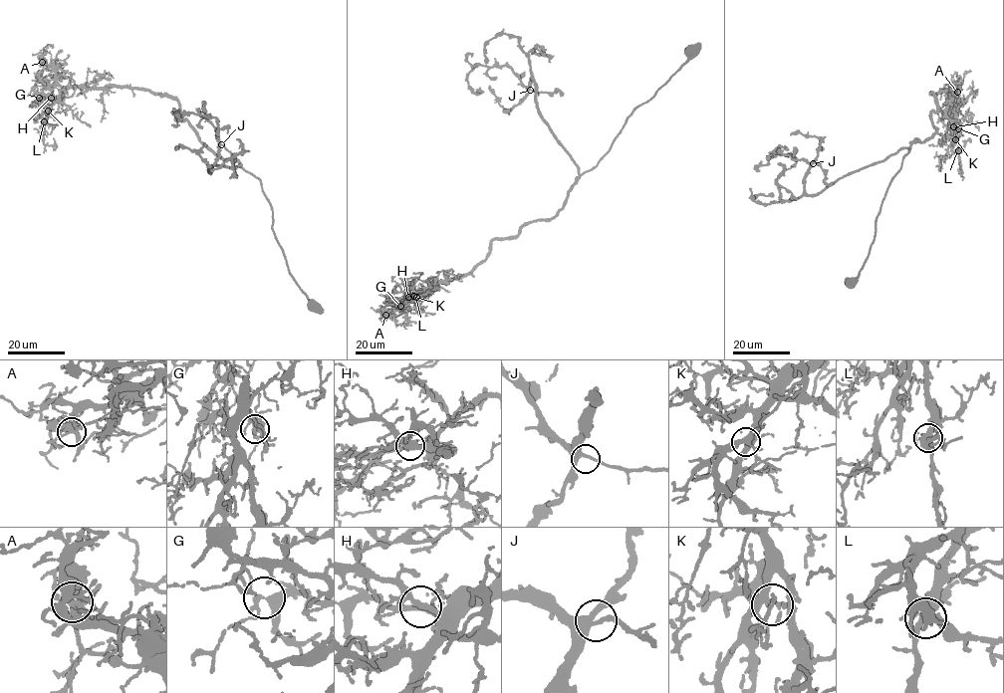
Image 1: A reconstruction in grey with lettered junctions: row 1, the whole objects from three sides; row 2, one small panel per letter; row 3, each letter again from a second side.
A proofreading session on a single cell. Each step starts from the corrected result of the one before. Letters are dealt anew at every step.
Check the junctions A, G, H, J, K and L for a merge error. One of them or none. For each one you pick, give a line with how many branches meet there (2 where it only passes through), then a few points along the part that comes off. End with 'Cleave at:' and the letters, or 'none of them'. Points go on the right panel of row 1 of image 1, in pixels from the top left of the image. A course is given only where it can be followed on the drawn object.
A: 6 branches meet; foreign part runs (957, 92), (958, 98), (952, 96), (955, 102), (950, 115), (953, 117), (954, 129), (950, 132)
Cleave at: A

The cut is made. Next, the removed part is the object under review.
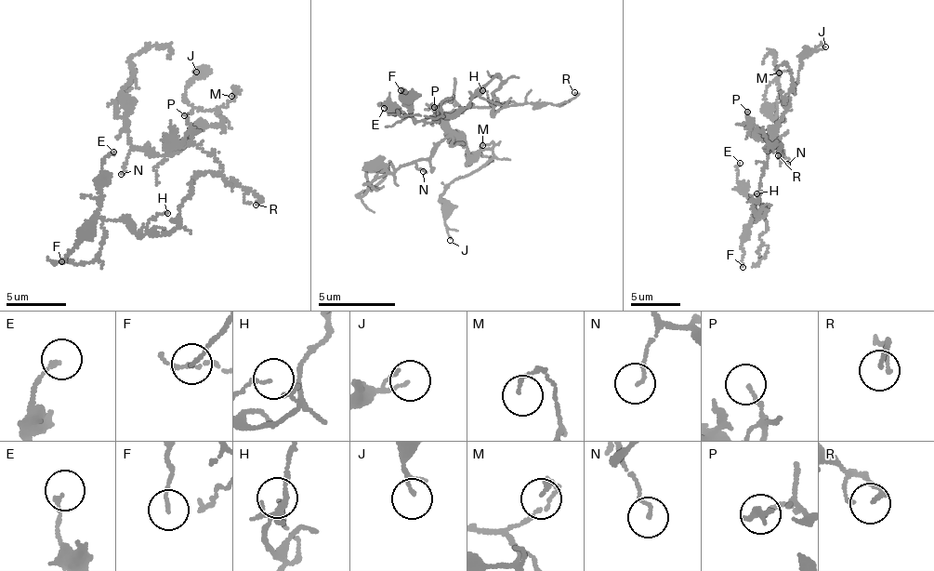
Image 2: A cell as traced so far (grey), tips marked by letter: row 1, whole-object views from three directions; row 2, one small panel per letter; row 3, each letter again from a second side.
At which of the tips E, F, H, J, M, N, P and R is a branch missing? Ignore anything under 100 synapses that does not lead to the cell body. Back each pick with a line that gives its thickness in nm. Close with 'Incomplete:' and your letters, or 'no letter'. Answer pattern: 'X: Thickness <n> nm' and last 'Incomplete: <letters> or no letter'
R: Thickness 120 nm
Incomplete: R

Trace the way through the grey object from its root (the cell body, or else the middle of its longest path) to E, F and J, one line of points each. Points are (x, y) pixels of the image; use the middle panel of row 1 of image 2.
E: (510, 100), (493, 111), (498, 75), (449, 114), (409, 118), (384, 108)
F: (510, 100), (493, 111), (498, 75), (459, 110), (414, 119), (414, 100), (401, 90)
J: (510, 100), (460, 110), (449, 121), (470, 155), (490, 150), (492, 154), (438, 197), (446, 209), (450, 240)

